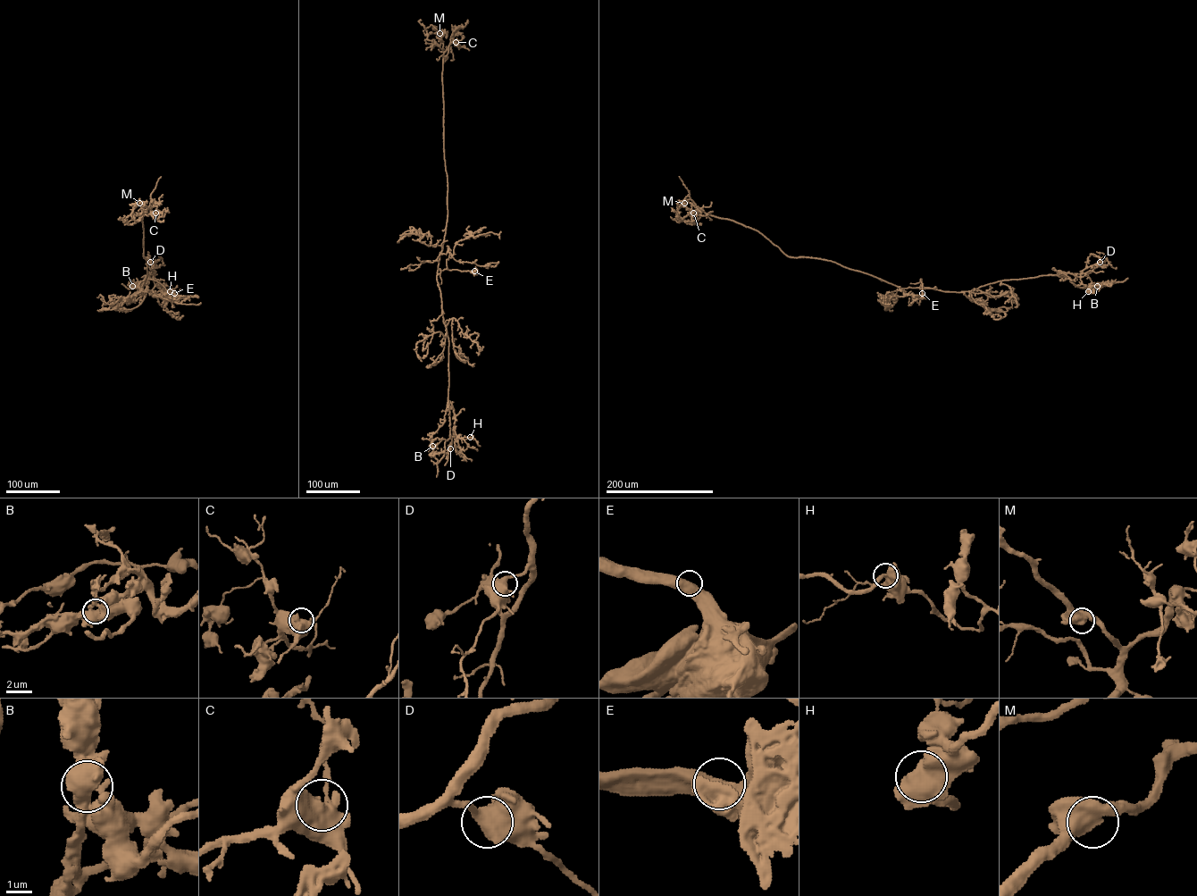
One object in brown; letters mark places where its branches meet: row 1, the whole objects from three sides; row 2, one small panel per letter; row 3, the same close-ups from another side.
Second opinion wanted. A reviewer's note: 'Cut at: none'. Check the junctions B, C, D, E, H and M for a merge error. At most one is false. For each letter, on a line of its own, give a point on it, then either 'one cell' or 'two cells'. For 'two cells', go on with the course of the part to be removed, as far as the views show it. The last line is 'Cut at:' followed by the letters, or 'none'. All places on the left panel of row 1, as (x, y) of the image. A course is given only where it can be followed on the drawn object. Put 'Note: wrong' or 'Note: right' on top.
Note: wrong
B: place (132, 286); two cells
C: place (155, 213); one cell
D: place (150, 262); one cell
E: place (174, 293); one cell
H: place (170, 291); one cell
M: place (139, 203); one cell
Cut at: B

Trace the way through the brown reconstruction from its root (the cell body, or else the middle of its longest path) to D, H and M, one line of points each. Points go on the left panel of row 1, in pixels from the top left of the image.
D: (175, 297), (152, 279), (142, 280), (137, 288), (142, 292), (148, 283), (147, 275), (152, 272), (150, 262)
H: (175, 297), (152, 279), (137, 288), (146, 289), (153, 270), (155, 285), (170, 291)
M: (175, 297), (152, 279), (142, 280), (138, 288), (142, 288), (147, 273), (144, 211), (139, 203)

